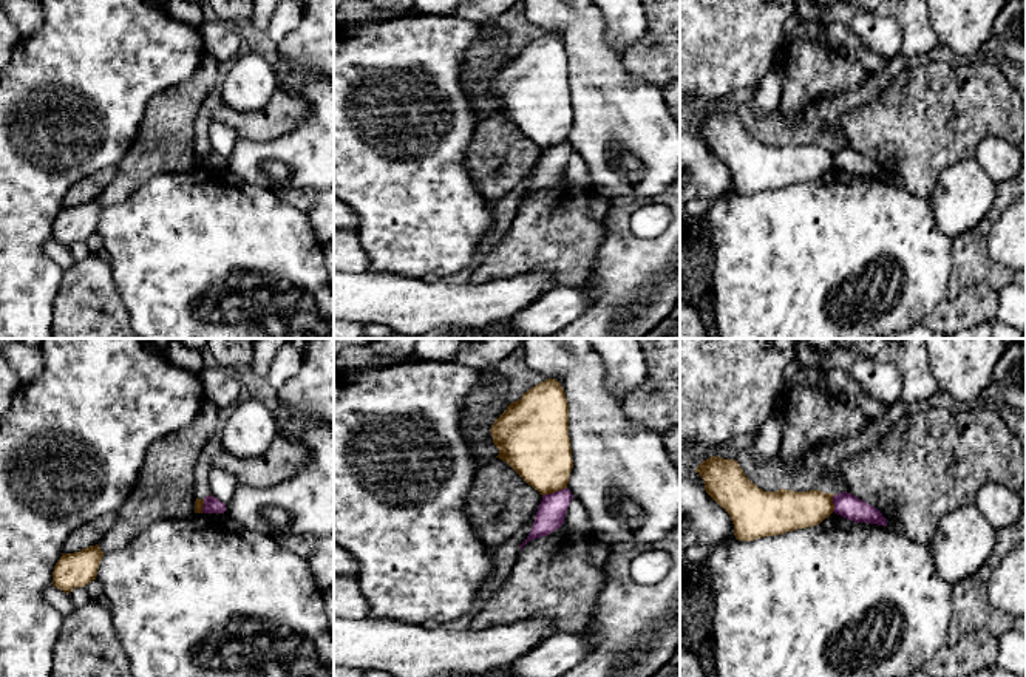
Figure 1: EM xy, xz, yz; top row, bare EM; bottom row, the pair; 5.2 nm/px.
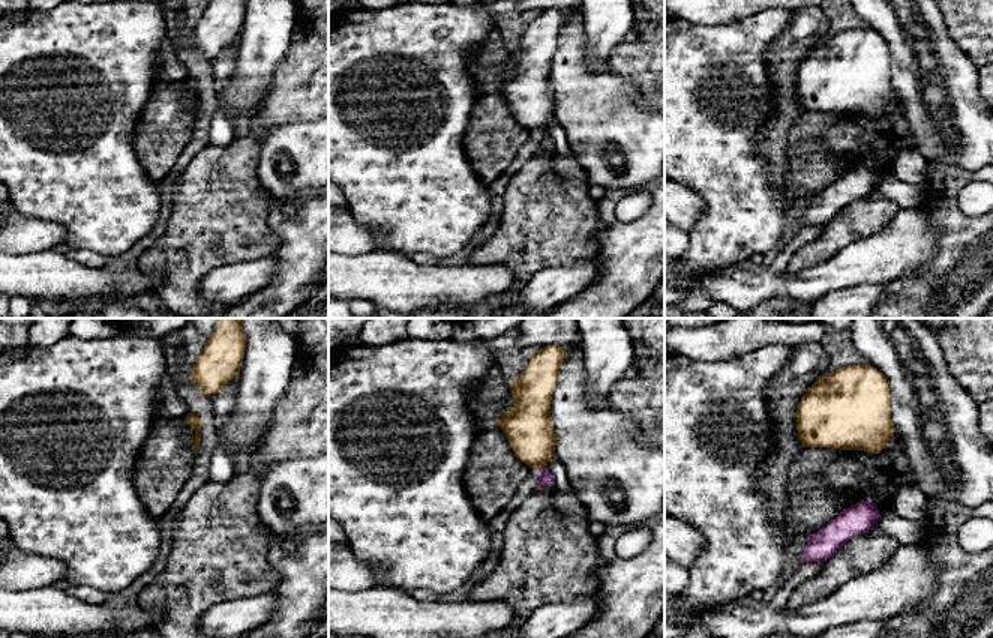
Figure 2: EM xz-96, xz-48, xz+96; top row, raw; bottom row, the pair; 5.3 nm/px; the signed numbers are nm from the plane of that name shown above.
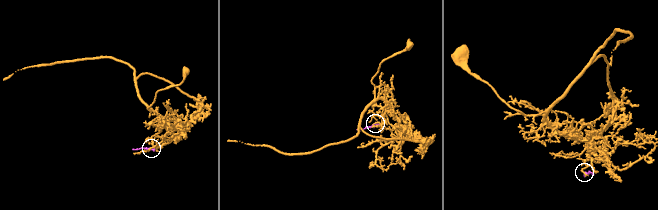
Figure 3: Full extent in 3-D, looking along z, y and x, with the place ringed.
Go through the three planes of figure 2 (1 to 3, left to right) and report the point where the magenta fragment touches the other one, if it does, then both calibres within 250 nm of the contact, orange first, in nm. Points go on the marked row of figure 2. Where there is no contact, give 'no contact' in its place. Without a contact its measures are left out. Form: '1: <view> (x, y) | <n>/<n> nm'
1: no contact
2: xz-48 (542, 466) | 260/80 nm
3: no contact

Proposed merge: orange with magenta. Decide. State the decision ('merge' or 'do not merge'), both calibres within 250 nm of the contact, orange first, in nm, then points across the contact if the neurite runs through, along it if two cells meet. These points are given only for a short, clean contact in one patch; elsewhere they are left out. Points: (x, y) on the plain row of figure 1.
do not merge | 340/150 nm | along xz (566, 141), (543, 150)

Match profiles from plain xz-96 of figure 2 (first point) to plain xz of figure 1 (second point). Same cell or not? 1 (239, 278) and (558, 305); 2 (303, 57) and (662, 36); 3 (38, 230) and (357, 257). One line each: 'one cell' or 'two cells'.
1: one cell
2: one cell
3: one cell

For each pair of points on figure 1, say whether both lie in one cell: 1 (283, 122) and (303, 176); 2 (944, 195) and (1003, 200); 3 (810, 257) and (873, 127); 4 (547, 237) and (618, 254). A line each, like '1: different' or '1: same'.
1: different
2: different
3: different
4: different

